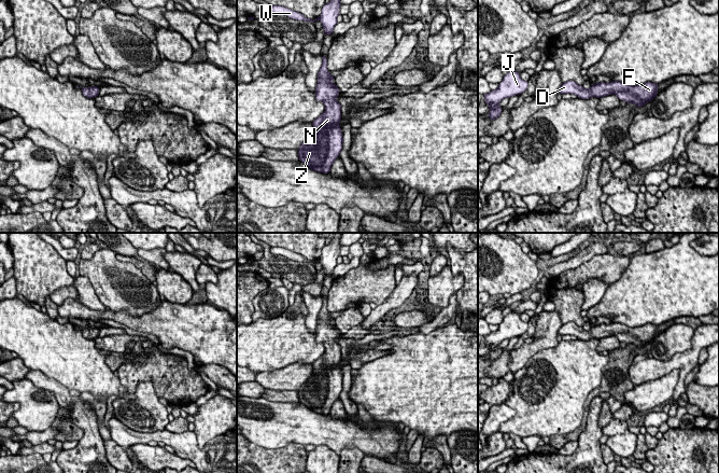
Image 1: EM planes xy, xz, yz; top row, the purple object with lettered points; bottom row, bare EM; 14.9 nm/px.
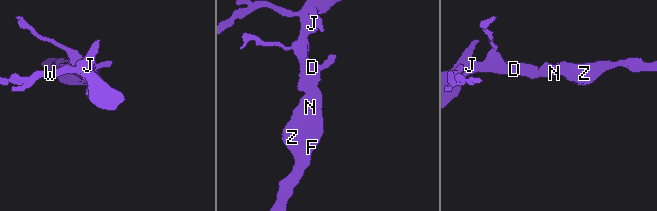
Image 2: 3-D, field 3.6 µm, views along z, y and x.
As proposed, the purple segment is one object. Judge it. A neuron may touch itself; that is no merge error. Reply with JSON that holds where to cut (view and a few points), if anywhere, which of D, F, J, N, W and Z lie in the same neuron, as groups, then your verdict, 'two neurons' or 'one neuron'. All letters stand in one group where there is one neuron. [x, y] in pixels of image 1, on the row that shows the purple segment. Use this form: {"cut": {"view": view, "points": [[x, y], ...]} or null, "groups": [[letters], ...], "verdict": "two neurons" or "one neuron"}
{"cut": null, "groups": [["D", "F", "J", "N", "W", "Z"]], "verdict": "one neuron"}

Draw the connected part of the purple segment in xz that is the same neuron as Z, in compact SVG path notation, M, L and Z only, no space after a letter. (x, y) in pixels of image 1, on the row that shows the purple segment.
M322 55L322 66L318 73L315 99L323 101L325 111L312 122L311 135L300 144L298 157L310 169L329 173L335 159L342 150L343 138L339 123L341 106L337 101L340 89L332 81L335 78L327 69L327 58Z

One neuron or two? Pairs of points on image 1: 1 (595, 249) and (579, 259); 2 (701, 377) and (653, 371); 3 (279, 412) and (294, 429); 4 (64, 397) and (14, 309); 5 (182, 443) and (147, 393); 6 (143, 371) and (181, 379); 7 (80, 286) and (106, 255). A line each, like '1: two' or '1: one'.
1: one
2: two
3: one
4: two
5: two
6: one
7: two

